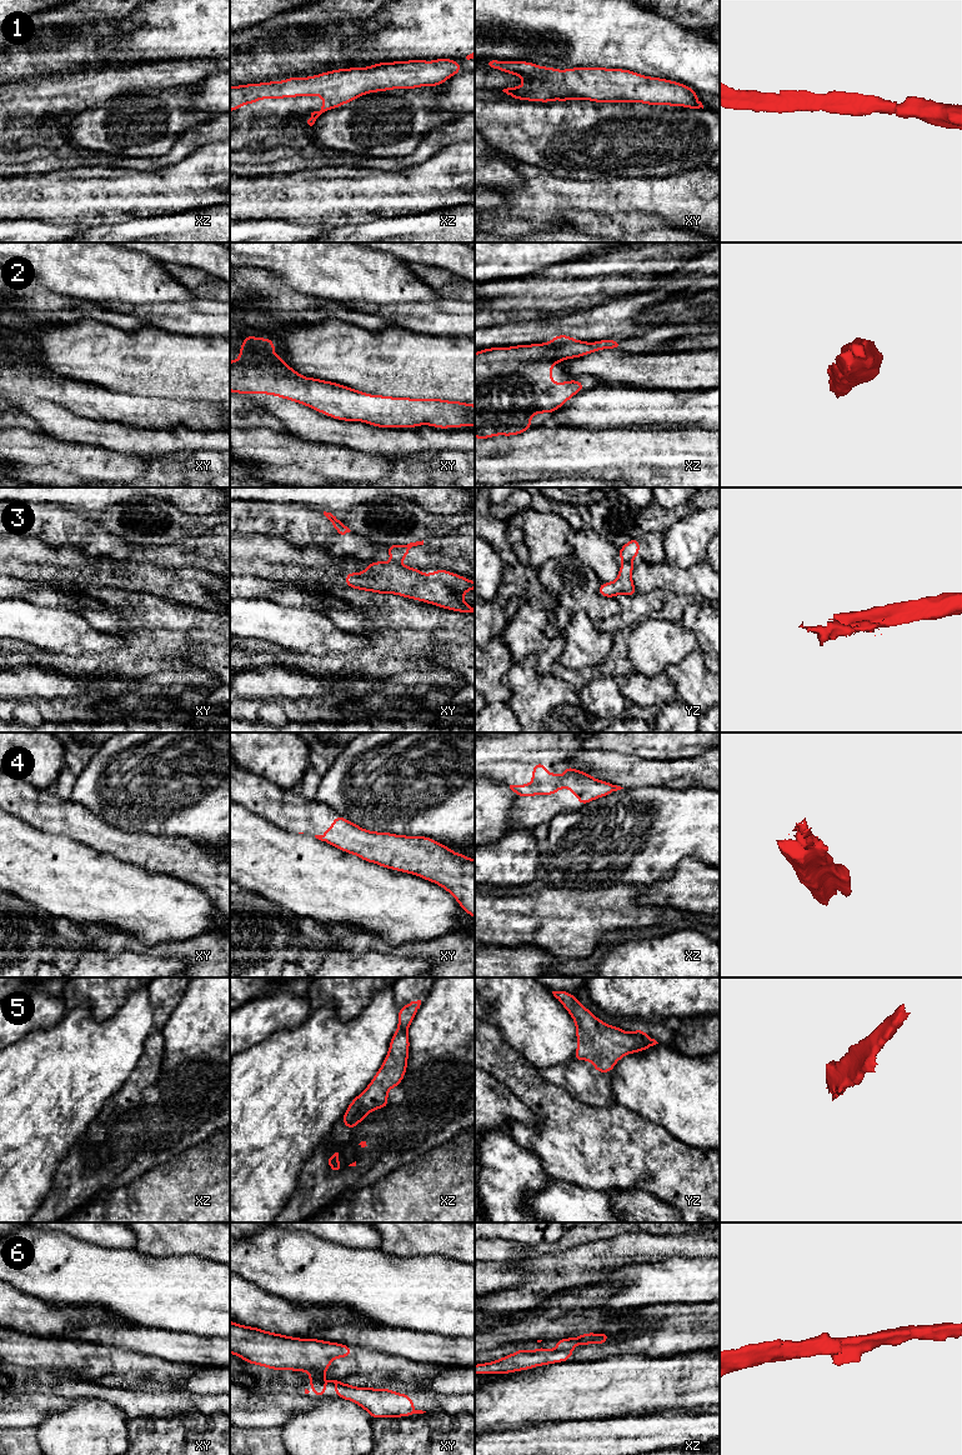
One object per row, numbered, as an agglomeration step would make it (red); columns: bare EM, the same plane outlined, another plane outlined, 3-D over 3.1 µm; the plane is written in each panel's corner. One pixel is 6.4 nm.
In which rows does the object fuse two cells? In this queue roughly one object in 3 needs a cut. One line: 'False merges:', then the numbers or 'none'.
False merges: 3, 6

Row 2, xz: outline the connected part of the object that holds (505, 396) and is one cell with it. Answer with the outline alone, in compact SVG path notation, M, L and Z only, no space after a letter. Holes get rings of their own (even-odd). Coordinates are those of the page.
M556 335L548 342L517 345L510 348L490 348L482 349L475 354L475 438L488 439L496 435L512 436L533 429L530 424L532 415L540 412L555 412L567 400L578 391L585 390L585 385L580 380L570 380L560 384L552 382L552 362L558 365L561 360L581 358L583 355L600 351L603 349L617 348L613 340L601 340L586 342L575 340L568 335Z

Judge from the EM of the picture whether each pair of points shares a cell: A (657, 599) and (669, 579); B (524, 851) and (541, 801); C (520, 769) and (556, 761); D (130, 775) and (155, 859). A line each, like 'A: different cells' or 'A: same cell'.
A: different cells
B: different cells
C: same cell
D: different cells

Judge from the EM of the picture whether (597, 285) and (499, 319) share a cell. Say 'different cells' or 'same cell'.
different cells

